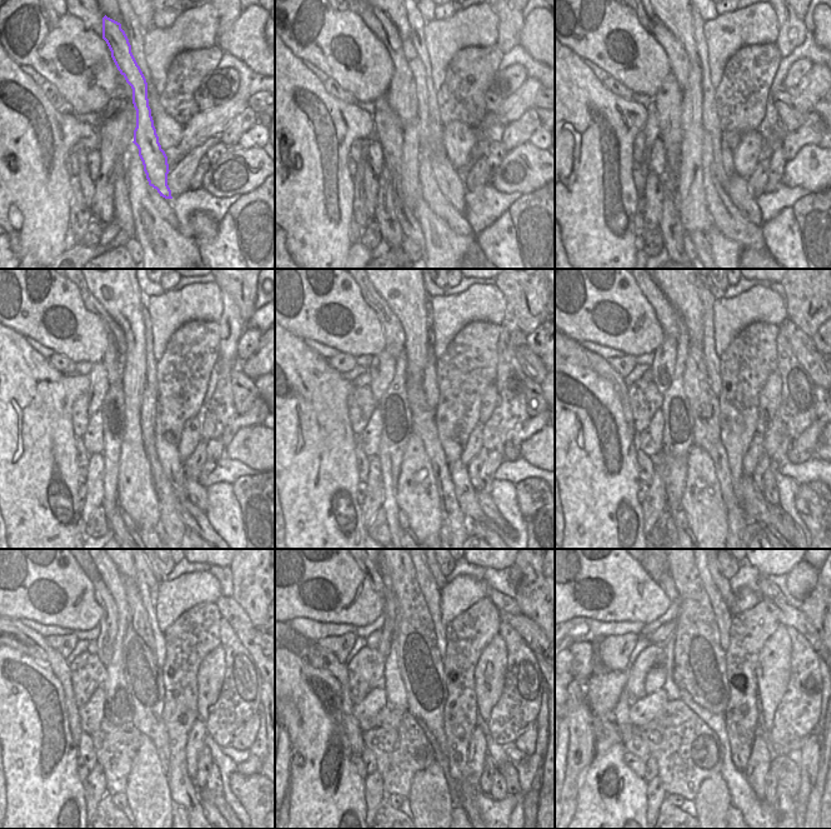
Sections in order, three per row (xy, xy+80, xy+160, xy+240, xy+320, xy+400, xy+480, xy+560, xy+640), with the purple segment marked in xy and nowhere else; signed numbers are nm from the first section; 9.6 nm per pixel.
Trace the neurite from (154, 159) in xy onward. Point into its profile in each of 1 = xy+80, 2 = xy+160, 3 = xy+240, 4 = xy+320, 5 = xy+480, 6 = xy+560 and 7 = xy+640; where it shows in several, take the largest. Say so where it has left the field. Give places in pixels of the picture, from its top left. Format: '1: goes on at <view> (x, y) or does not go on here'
1: goes on at xy+80 (450, 181)
2: goes on at xy+160 (737, 190)
3: goes on at xy+240 (196, 493)
4: goes on at xy+320 (485, 500)
5: does not go on here
6: does not go on here
7: does not go on here

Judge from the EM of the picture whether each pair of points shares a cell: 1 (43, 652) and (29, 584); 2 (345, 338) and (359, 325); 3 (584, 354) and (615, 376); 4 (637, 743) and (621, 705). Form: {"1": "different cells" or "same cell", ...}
{"1": "different cells", "2": "same cell", "3": "same cell", "4": "same cell"}

